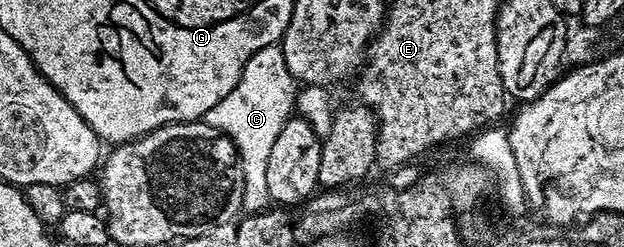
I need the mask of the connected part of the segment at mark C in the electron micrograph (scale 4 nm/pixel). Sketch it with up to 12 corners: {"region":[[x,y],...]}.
{"region":[[272,43],[204,122],[237,146],[242,212],[270,206],[267,160],[299,84]]}

